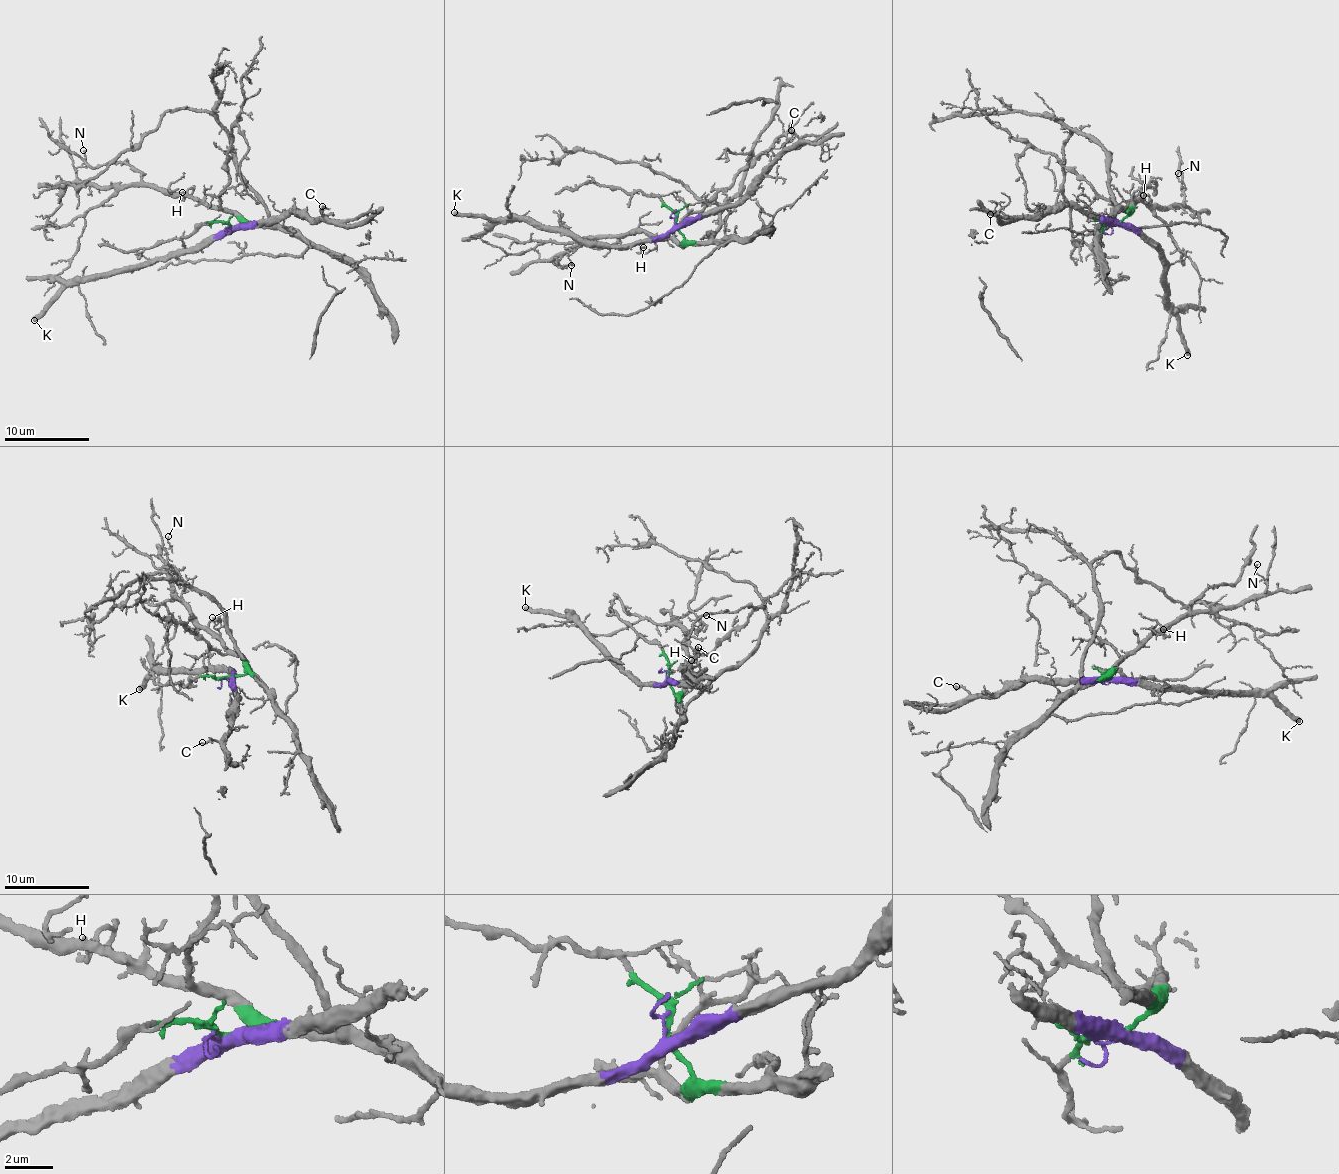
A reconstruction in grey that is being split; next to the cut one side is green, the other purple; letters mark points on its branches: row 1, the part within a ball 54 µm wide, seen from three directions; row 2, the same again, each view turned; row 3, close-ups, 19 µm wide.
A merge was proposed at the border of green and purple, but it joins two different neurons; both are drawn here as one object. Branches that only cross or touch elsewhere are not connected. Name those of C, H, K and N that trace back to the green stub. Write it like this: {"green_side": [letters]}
{"green_side": ["H", "N"]}

